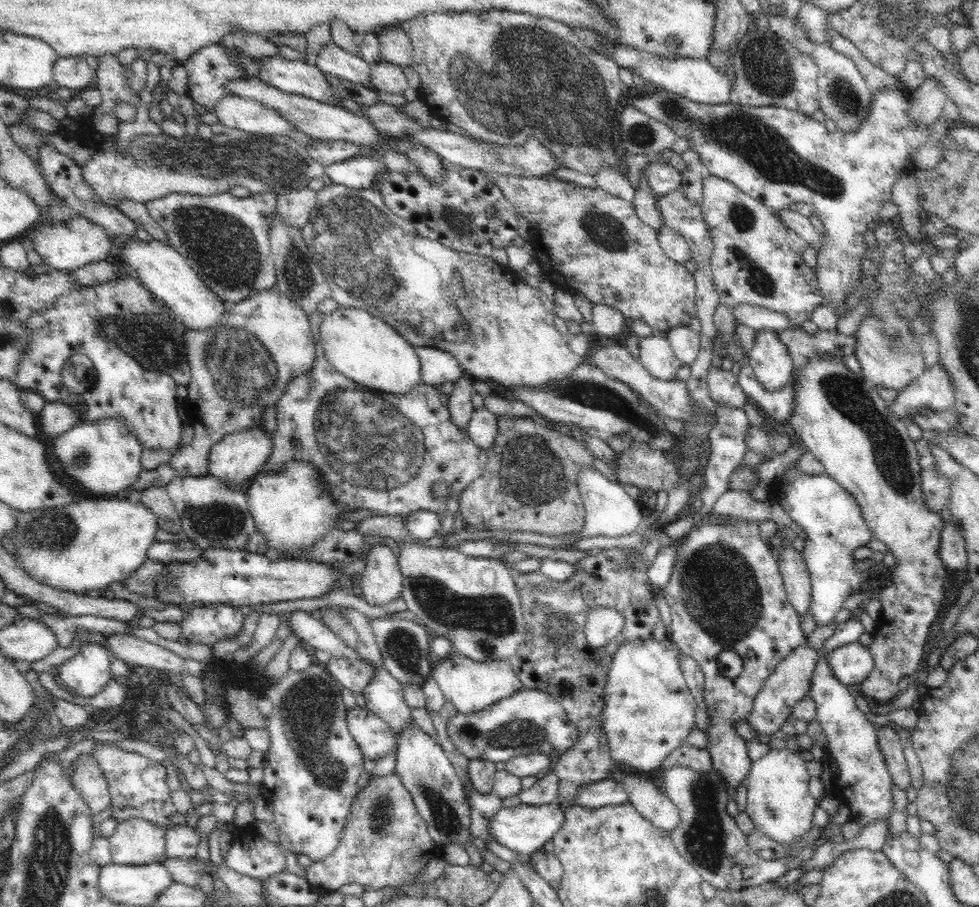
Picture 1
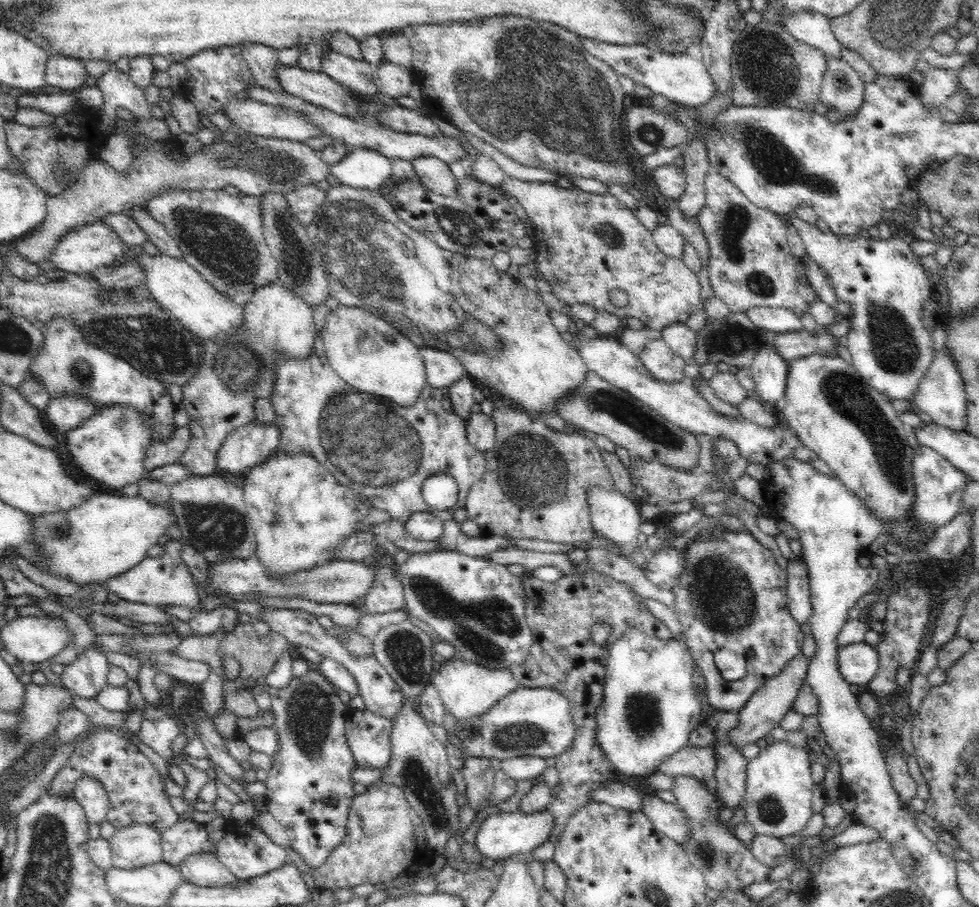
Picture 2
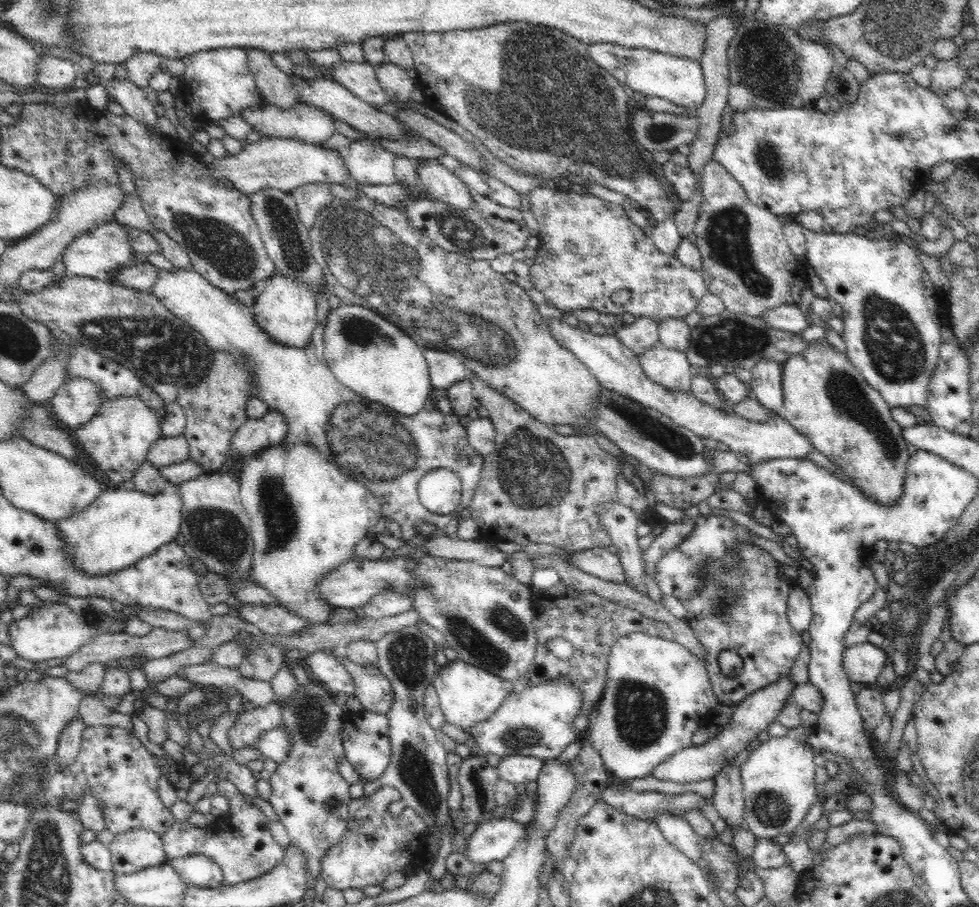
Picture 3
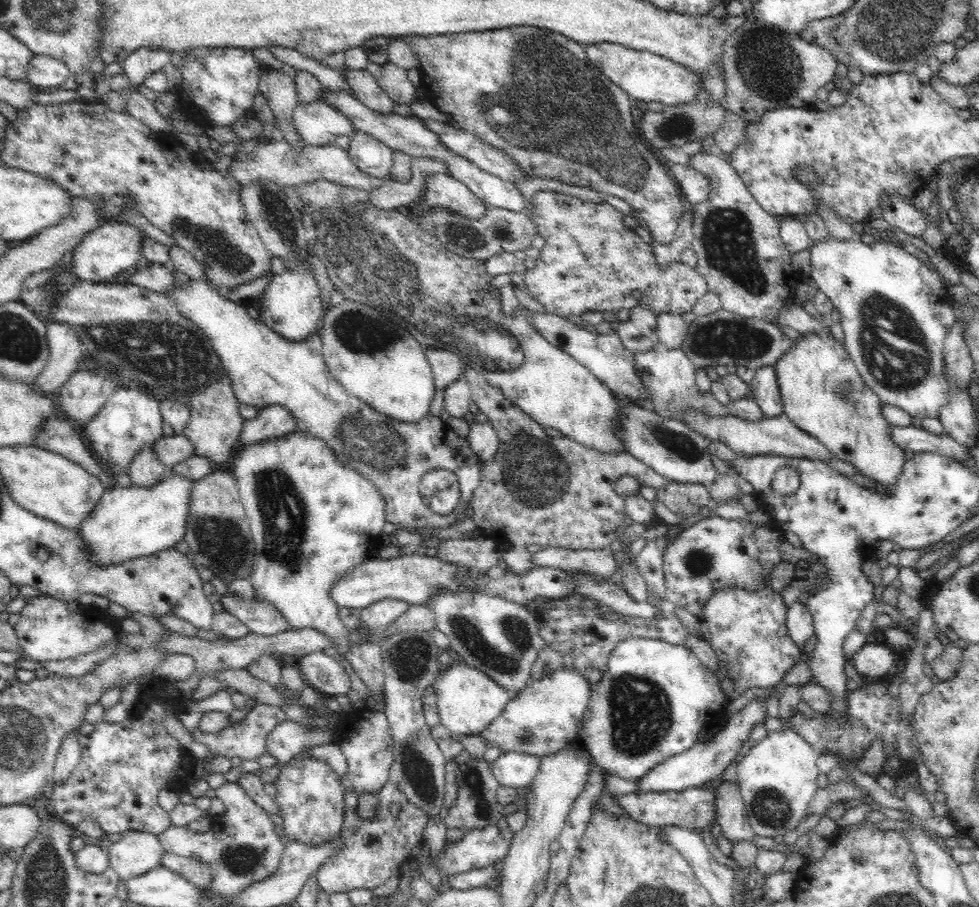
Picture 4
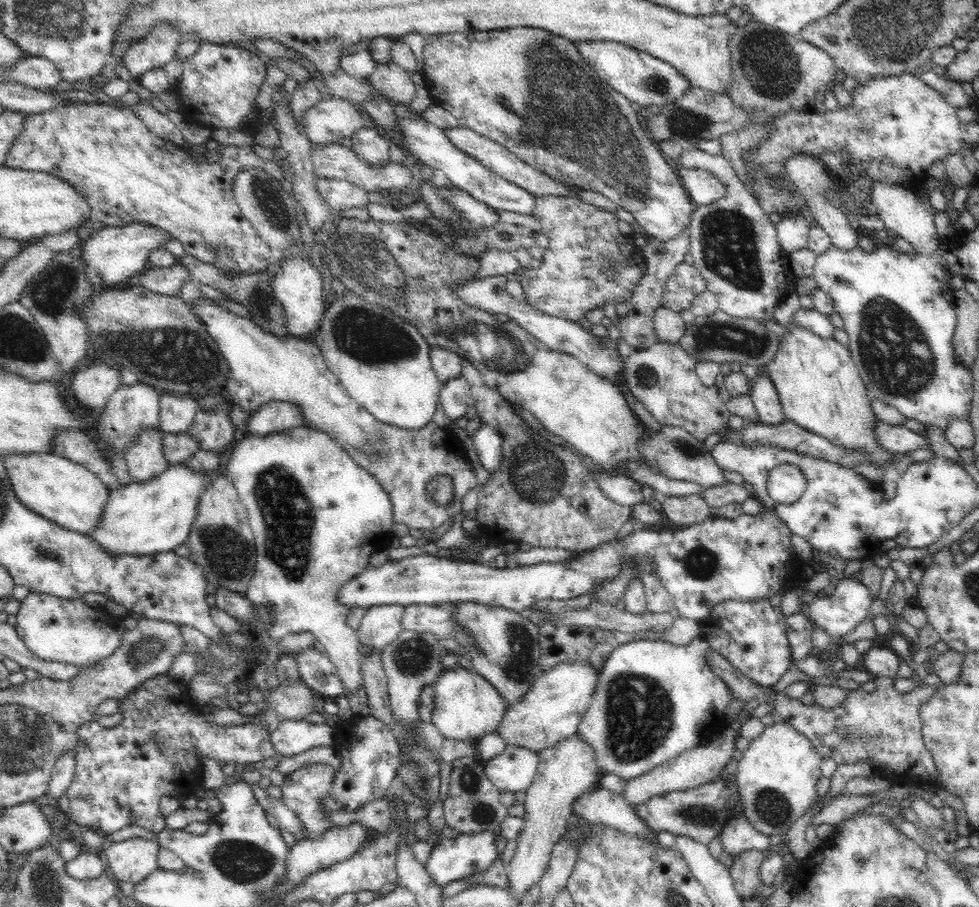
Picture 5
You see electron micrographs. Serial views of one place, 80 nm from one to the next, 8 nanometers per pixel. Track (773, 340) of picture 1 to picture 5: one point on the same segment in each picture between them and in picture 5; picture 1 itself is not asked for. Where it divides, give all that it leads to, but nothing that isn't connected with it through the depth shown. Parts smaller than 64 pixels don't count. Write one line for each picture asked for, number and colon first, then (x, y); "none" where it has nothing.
2: (769, 370)
3: (766, 386)
4: (764, 389)
5: (769, 411)

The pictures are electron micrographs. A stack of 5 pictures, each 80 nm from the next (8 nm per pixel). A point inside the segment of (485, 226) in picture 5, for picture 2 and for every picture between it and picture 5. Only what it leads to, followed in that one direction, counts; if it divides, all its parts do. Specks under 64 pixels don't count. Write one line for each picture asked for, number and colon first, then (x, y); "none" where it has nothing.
2: (434, 174)
3: (437, 182)
4: (441, 190)

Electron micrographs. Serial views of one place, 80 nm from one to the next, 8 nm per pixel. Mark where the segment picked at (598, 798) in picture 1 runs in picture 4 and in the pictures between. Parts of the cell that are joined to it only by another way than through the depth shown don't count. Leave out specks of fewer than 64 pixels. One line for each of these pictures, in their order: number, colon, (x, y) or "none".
2: (620, 796)
3: (647, 806)
4: (695, 808)

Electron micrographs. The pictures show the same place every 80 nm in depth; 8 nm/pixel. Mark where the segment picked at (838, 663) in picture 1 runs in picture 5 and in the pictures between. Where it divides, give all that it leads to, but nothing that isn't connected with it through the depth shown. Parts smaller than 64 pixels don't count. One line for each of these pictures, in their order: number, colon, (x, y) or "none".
2: (858, 663)
3: (863, 664)
4: (873, 662)
5: (879, 662)

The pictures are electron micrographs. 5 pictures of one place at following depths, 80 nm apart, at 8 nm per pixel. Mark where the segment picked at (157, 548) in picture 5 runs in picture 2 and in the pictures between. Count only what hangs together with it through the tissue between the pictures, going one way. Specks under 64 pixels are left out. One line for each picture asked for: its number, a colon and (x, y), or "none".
2: (110, 533)
3: (121, 526)
4: (128, 522)

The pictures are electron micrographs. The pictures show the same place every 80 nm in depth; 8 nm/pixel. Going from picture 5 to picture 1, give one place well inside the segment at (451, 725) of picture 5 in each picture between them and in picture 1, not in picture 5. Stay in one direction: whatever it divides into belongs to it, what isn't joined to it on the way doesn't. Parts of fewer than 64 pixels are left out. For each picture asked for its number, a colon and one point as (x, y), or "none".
1: (470, 686)
2: (467, 690)
3: (467, 695)
4: (468, 701)

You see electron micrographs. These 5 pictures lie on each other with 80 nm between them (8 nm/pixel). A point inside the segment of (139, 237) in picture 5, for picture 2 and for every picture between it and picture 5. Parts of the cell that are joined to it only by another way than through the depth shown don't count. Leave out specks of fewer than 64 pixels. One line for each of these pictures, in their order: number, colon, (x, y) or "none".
2: (88, 248)
3: (96, 254)
4: (106, 252)

